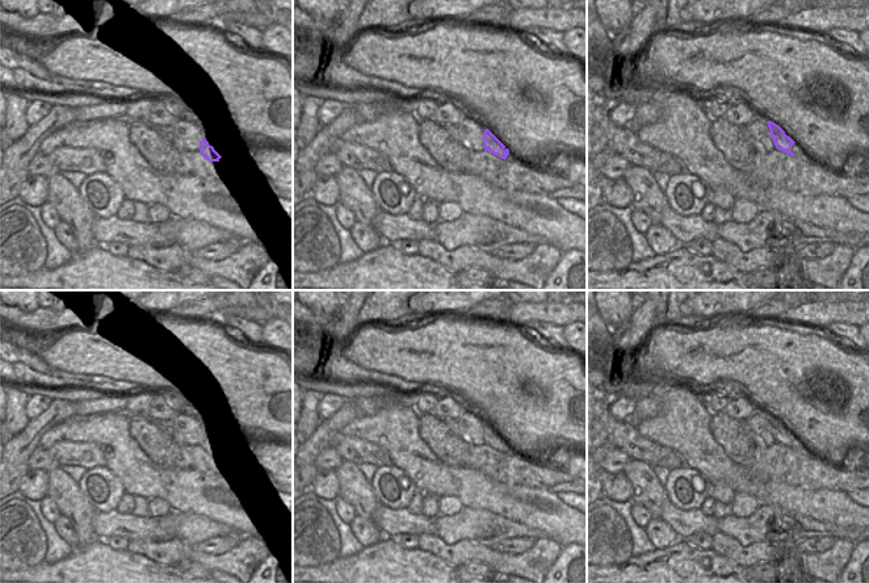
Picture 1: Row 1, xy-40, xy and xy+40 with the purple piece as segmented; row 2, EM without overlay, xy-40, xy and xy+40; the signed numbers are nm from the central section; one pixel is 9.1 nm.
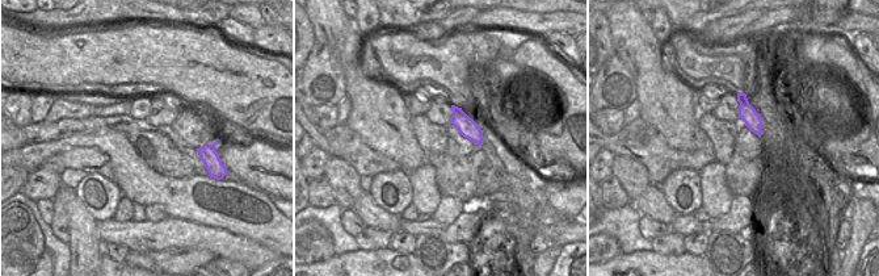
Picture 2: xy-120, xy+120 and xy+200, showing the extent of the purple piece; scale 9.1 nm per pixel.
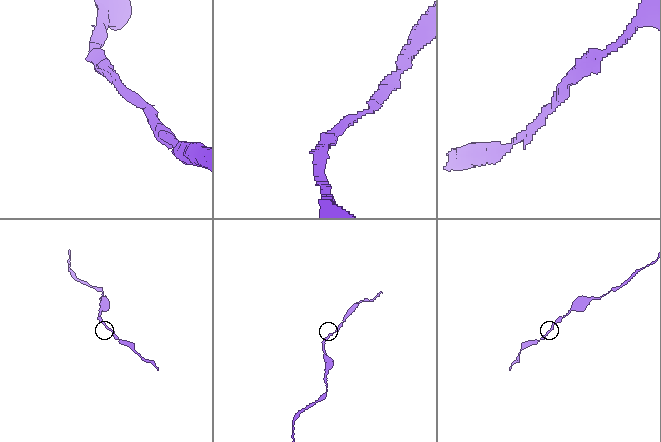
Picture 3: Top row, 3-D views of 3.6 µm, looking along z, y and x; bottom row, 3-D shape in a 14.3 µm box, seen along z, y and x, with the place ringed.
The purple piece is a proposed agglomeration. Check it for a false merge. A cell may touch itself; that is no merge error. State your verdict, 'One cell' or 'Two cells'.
One cell.

